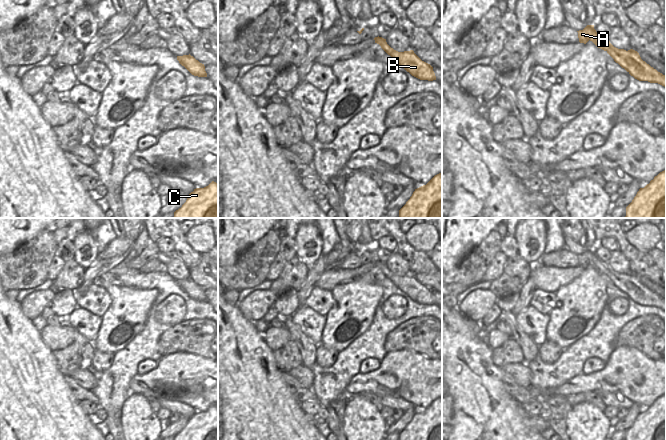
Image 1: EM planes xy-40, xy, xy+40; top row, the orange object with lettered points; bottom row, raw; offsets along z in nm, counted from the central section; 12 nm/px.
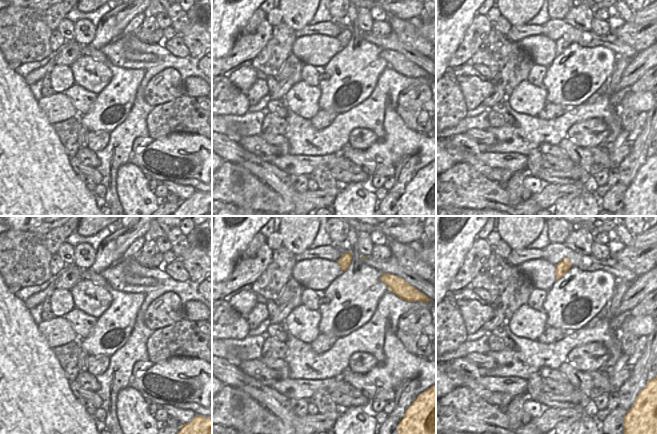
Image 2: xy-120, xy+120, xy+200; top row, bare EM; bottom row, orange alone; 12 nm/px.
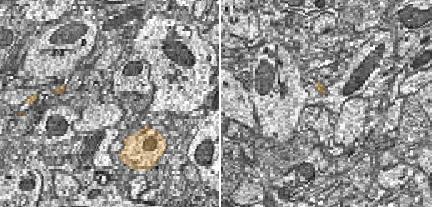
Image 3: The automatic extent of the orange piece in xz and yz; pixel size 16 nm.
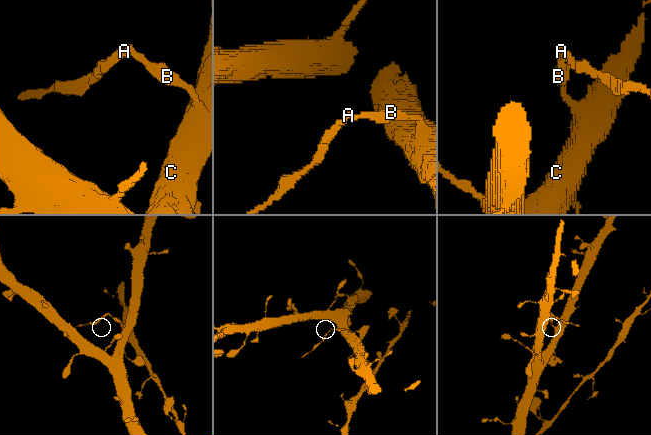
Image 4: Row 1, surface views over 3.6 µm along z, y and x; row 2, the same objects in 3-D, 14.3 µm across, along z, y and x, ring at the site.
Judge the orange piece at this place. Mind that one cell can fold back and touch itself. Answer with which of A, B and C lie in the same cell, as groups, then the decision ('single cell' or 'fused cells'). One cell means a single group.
A / B C | fused cells

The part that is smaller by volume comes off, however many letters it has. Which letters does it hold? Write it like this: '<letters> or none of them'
A

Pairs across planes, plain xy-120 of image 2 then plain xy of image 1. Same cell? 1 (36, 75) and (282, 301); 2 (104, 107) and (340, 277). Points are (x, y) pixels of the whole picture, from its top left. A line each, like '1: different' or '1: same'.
1: different
2: different

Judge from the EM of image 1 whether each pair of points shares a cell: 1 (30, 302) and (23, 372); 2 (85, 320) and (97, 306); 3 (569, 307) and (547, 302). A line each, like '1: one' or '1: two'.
1: two
2: two
3: two

